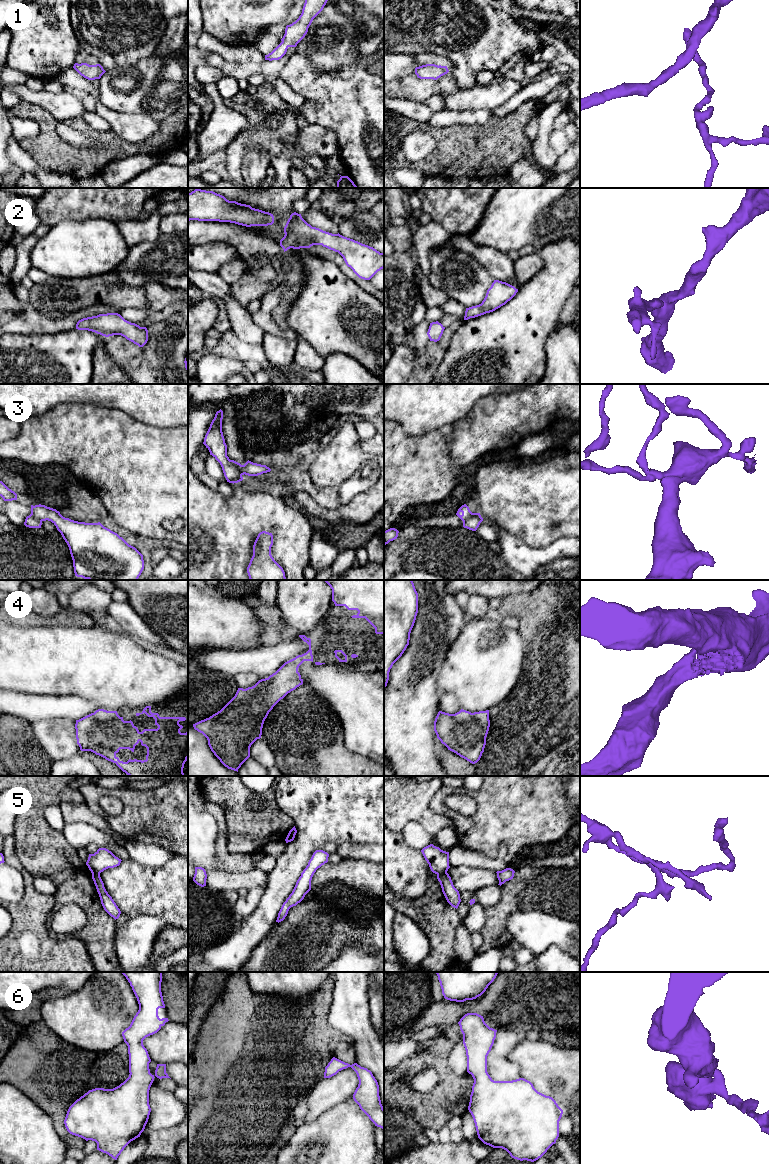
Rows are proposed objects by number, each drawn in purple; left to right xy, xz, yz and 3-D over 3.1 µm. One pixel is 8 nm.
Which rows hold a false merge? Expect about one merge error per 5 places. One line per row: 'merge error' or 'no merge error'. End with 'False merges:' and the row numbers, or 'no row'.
1: no merge error
2: no merge error
3: merge error
4: no merge error
5: merge error
6: no merge error
False merges: 3, 5

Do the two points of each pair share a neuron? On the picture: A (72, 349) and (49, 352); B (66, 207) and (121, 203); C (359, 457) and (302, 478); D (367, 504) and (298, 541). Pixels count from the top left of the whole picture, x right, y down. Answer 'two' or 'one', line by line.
A: one
B: one
C: two
D: two

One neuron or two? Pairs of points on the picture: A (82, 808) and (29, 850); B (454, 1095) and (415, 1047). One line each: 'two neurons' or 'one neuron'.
A: two neurons
B: two neurons

